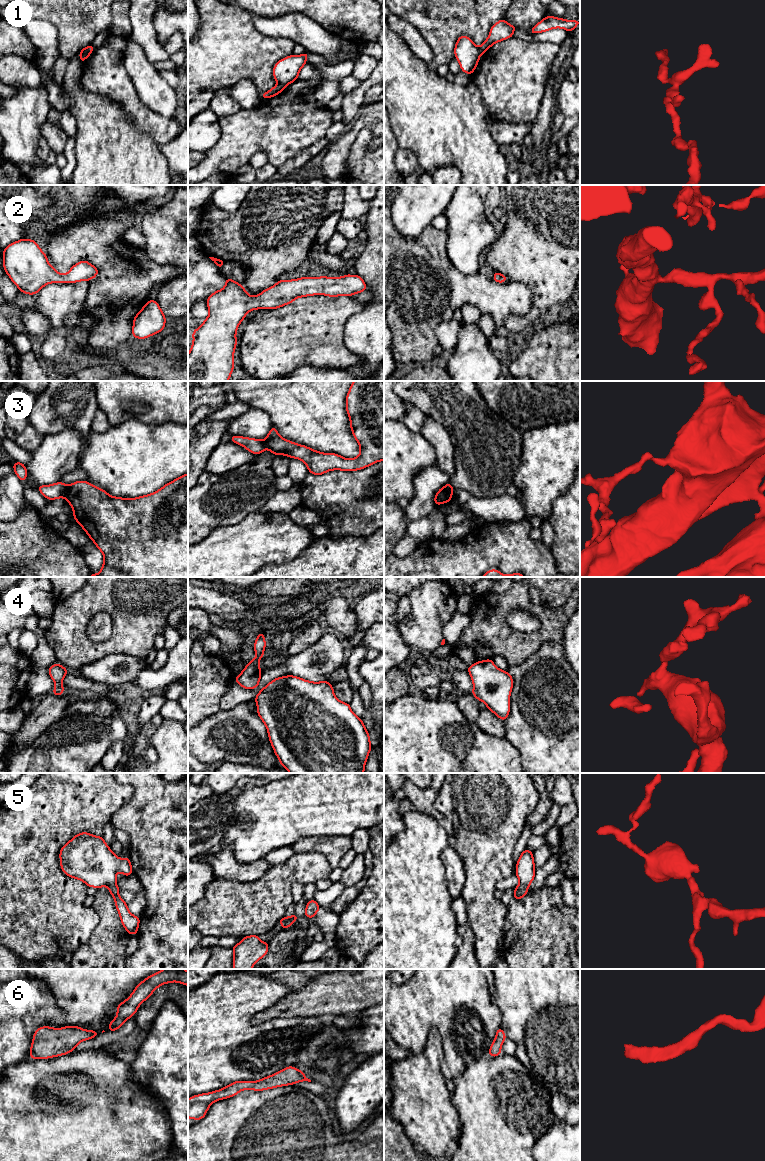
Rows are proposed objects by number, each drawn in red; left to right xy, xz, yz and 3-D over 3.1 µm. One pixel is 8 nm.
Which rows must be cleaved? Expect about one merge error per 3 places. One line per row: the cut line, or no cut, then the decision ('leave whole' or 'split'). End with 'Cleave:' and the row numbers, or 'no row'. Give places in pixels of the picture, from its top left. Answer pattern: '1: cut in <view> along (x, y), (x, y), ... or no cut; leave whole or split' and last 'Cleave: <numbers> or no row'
1: cut in yz along (478, 47), (480, 54); split
2: no cut; leave whole
3: cut in xy along (68, 485), (64, 497); split
4: no cut; leave whole
5: no cut; leave whole
6: no cut; leave whole
Cleave: 1, 3

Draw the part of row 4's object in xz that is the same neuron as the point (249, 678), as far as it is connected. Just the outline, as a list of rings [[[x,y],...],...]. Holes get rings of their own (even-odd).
[[[263,631],[256,637],[253,646],[256,658],[249,661],[243,671],[236,678],[233,678],[241,687],[245,689],[254,689],[260,682],[262,670],[259,667],[259,662],[264,656],[264,650],[266,647]]]

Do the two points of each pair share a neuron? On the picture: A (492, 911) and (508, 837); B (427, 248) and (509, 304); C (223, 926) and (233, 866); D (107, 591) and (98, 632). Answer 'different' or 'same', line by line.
A: same
B: same
C: different
D: different

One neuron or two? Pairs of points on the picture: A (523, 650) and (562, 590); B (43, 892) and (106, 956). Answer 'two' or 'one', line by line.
A: two
B: two

